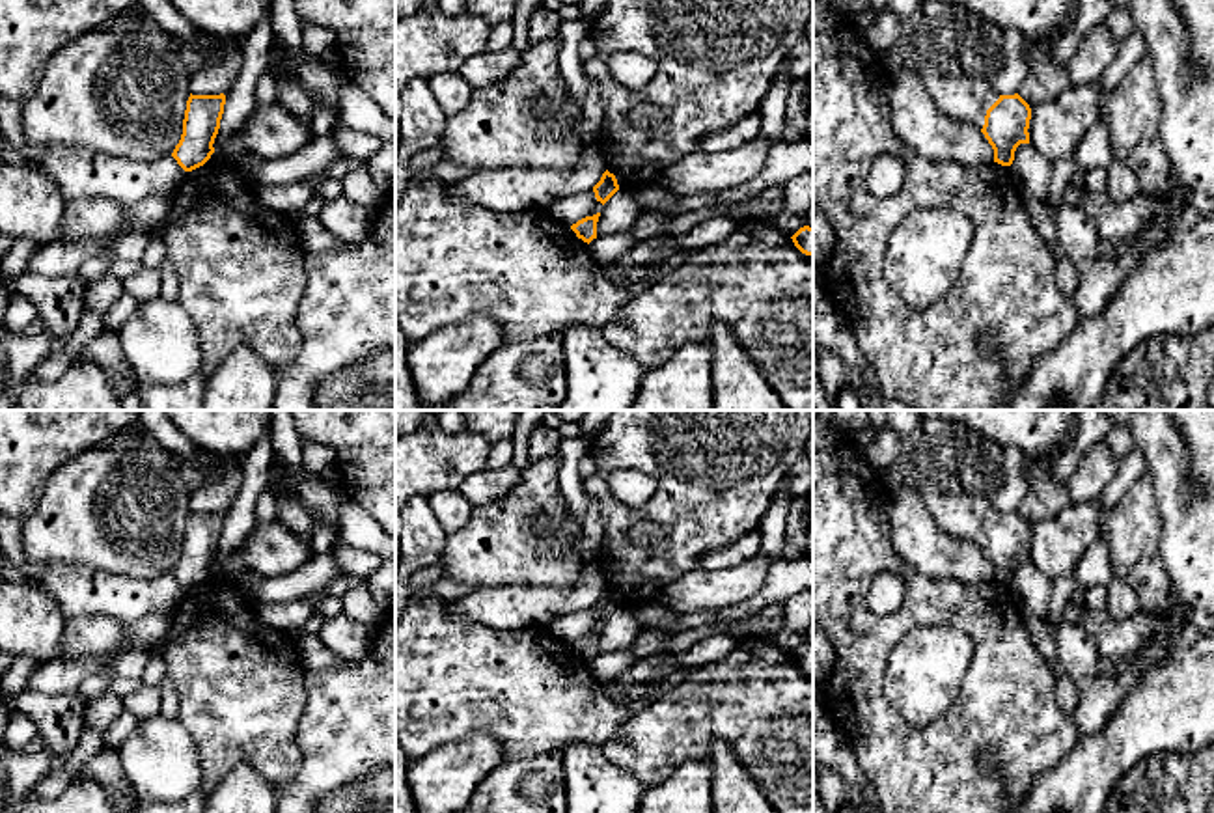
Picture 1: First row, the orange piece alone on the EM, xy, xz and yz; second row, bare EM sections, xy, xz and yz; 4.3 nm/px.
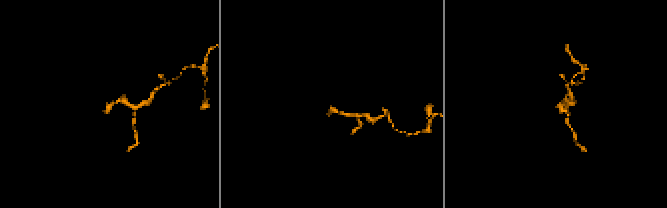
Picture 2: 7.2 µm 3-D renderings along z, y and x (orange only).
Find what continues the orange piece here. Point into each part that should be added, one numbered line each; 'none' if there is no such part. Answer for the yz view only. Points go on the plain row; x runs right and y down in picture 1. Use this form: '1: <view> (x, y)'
1: yz (957, 470)

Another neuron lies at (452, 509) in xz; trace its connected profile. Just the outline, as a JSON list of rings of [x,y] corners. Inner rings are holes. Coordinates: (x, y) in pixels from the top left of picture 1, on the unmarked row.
[[[455,489],[429,496],[429,507],[444,533],[455,533],[470,522],[474,505]]]

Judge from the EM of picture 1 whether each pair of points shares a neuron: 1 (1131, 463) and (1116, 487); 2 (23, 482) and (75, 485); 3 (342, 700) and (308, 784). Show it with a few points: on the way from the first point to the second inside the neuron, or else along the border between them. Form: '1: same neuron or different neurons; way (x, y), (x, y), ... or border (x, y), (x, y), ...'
1: same neuron; way (1131, 468), (1121, 482)
2: different neurons; border (79, 454), (49, 476), (38, 506), (23, 521)
3: same neuron; way (342, 720), (342, 739), (329, 763)

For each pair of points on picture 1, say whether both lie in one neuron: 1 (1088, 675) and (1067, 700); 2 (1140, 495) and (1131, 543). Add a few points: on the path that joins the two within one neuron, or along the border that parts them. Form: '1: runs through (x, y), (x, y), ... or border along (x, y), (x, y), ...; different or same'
1: border along (1067, 674), (1078, 694), (1078, 705), (1073, 715); different
2: runs through (1138, 506), (1132, 532); same

